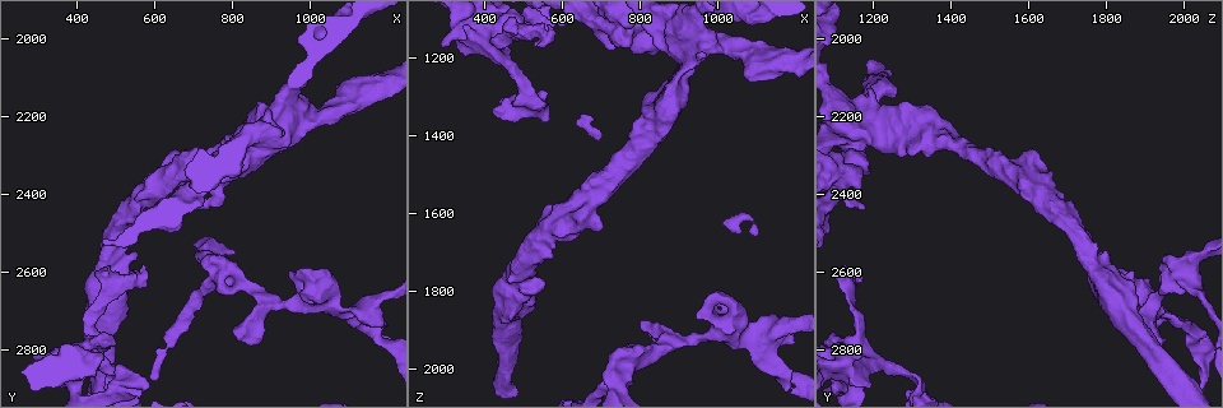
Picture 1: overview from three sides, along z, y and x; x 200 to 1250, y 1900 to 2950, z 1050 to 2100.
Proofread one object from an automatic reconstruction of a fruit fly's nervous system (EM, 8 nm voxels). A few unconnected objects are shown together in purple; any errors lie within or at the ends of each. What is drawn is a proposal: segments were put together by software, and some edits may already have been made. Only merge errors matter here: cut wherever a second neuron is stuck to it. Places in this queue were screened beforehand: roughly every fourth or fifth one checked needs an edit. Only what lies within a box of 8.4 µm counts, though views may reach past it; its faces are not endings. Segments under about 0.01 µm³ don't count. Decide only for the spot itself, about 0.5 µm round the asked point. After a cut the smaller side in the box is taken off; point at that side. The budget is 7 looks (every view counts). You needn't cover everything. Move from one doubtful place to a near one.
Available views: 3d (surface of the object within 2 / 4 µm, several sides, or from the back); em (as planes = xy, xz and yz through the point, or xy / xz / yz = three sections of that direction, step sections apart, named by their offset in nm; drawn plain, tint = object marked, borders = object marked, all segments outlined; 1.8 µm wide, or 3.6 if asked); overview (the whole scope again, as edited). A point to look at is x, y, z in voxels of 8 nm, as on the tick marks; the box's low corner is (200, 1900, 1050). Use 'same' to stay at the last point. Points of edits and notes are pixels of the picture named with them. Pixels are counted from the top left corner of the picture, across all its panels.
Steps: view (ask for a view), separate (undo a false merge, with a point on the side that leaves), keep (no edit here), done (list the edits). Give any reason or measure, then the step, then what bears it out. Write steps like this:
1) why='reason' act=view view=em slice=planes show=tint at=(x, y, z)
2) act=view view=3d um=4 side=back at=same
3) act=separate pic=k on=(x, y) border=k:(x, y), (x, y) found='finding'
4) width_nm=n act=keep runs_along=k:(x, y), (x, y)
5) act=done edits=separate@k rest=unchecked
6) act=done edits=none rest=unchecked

why='branch point' act=view view=3d um=4 at=(760, 2620, 2005)

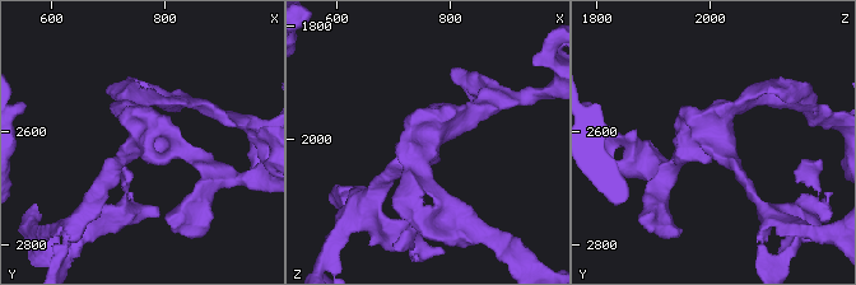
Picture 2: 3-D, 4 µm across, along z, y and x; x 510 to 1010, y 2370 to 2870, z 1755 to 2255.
act=view view=em slice=planes show=tint at=(760, 2620, 2010)

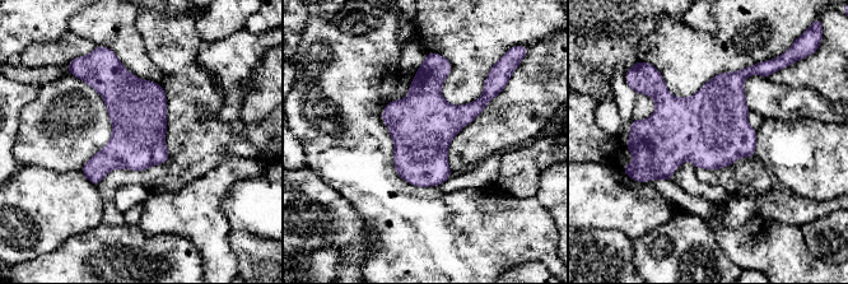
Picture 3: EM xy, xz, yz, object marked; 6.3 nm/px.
act=keep found='all the same neuron'

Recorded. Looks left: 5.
why='abrupt turn' act=view view=3d um=4 side=back at=(1090, 2705, 1935)

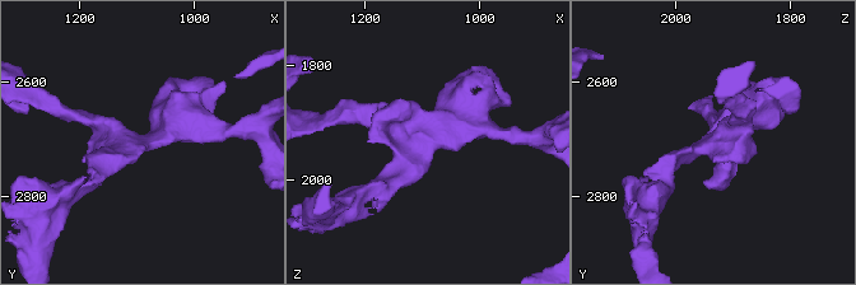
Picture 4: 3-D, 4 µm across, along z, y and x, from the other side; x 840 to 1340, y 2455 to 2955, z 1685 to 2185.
act=view view=em slice=planes show=plain at=(1095, 2705, 1935)

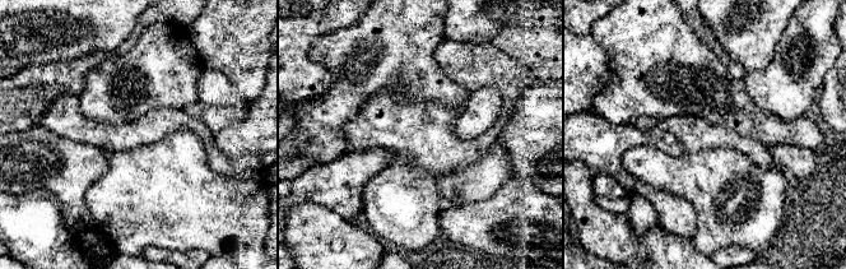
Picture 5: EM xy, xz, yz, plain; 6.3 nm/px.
why='with the object marked' act=view view=em slice=planes show=tint at=same

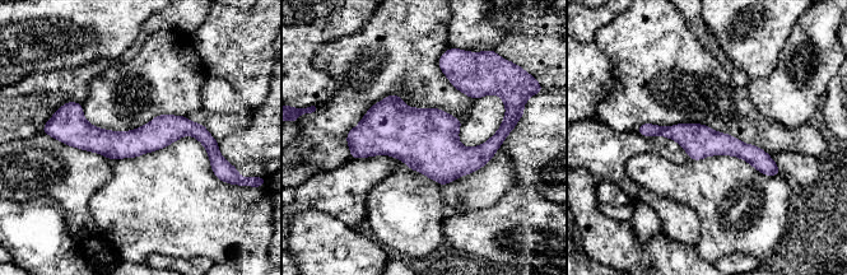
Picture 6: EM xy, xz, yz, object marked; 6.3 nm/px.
act=keep found='continuous, no second neuron'

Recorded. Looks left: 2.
why='calibre changes' act=view view=em um=3.6 slice=xy step=4 show=tint at=(925, 2235, 1150)

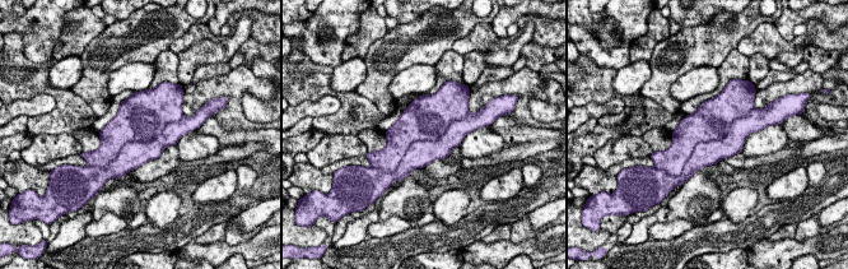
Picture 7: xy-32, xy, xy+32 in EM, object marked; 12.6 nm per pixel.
act=view view=em um=3.6 slice=planes show=borders at=same

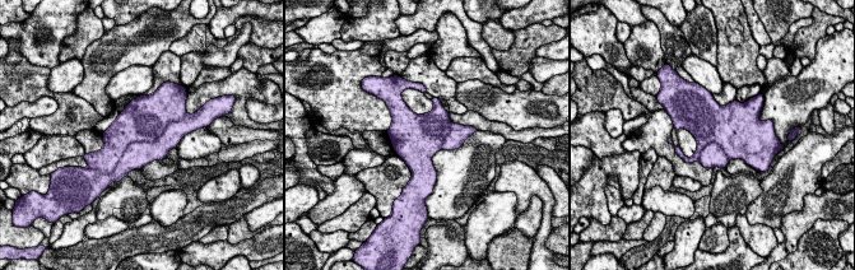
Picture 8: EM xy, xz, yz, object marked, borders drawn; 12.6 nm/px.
act=separate pic=8 on=(136, 154) border=8:(182, 117), (131, 142), (114, 168) found='two neurons meet here'

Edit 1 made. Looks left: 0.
act=done edits=separate@8 rest=unchecked

